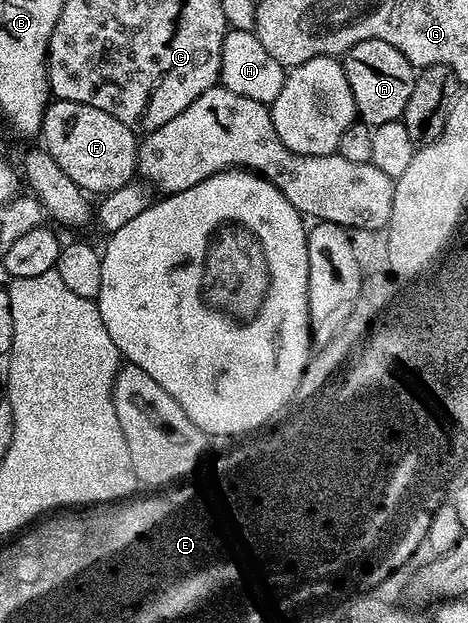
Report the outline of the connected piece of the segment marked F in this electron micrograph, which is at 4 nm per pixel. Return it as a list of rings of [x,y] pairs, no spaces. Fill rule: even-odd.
[[[54,100],[45,111],[45,118],[41,124],[41,133],[45,141],[44,148],[75,179],[75,183],[80,189],[85,190],[86,194],[104,195],[123,187],[128,181],[134,180],[137,173],[137,147],[138,138],[132,129],[129,129],[115,115],[107,115],[107,111],[99,111],[99,107],[87,107],[87,103],[71,103],[70,101]]]

